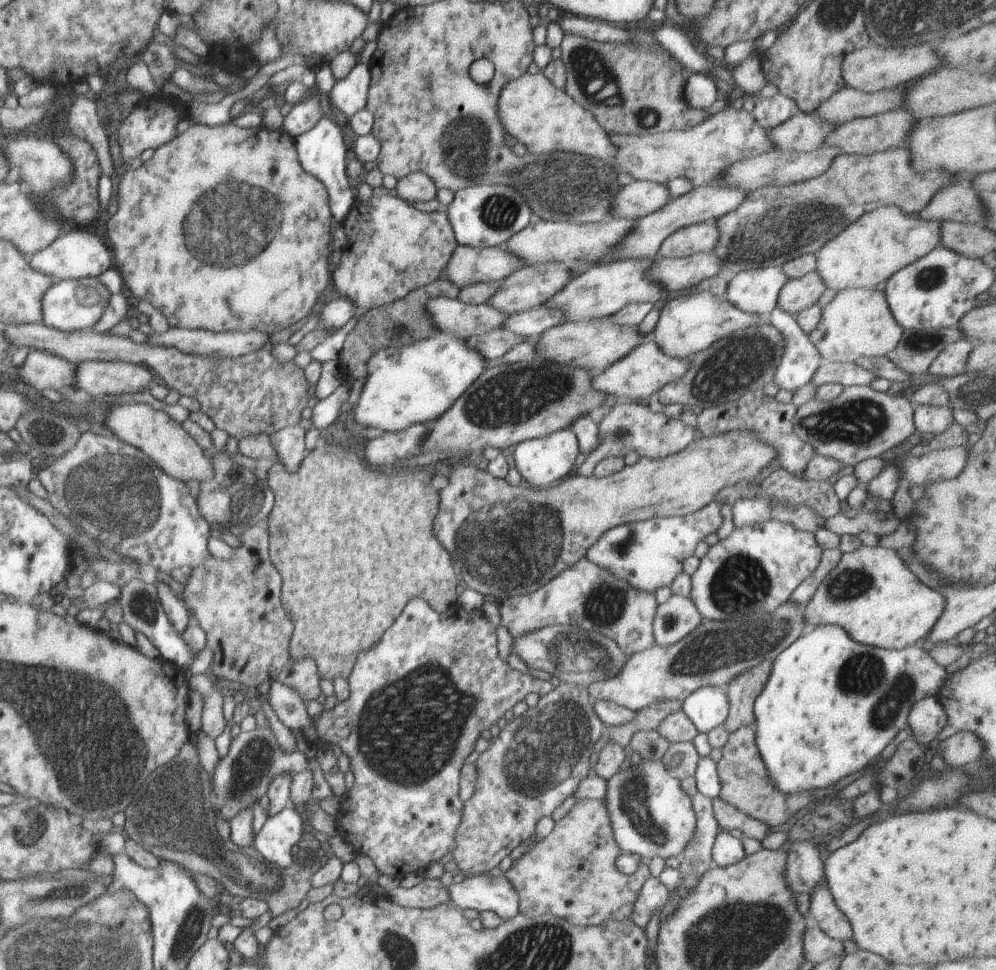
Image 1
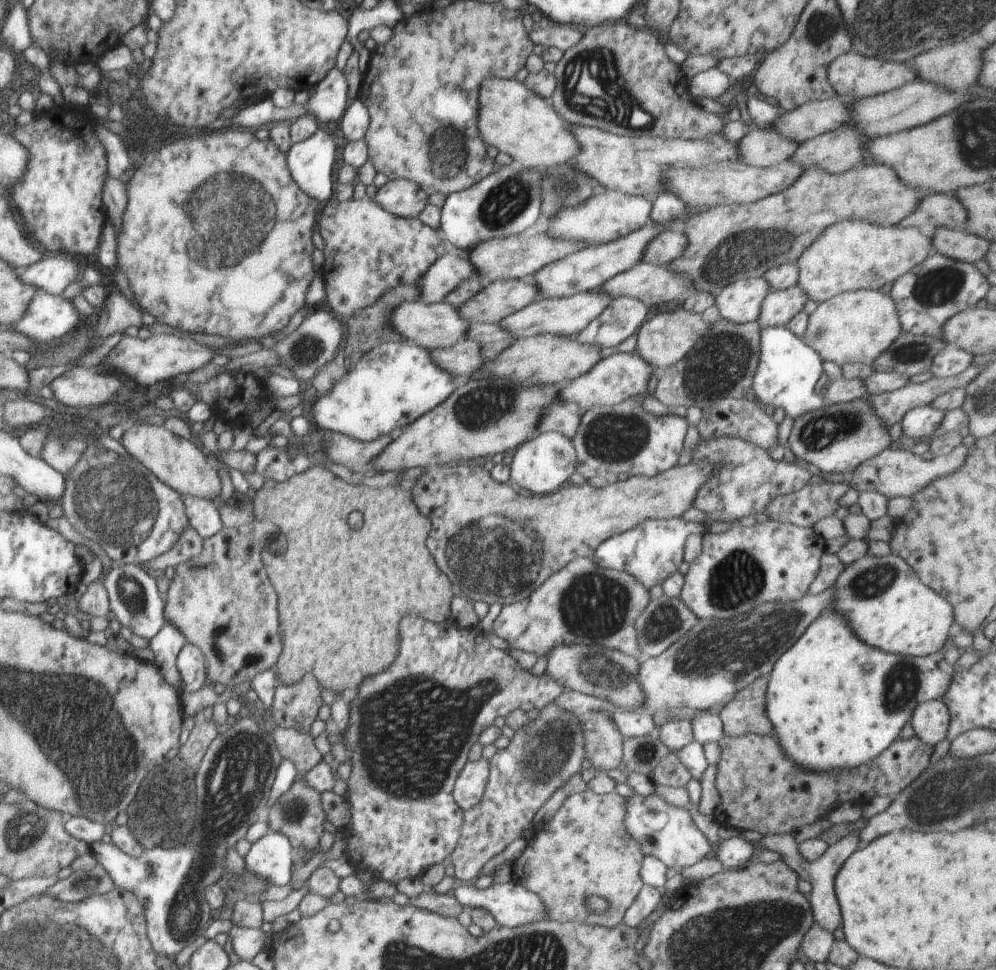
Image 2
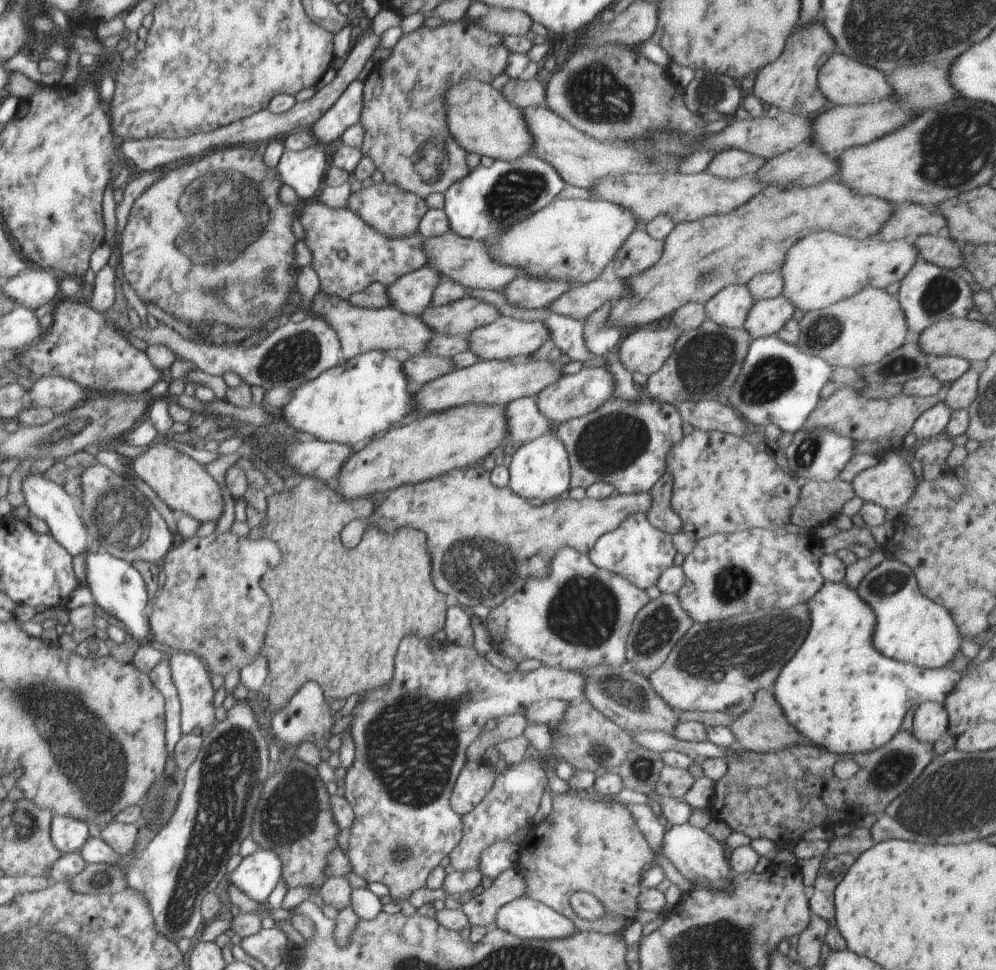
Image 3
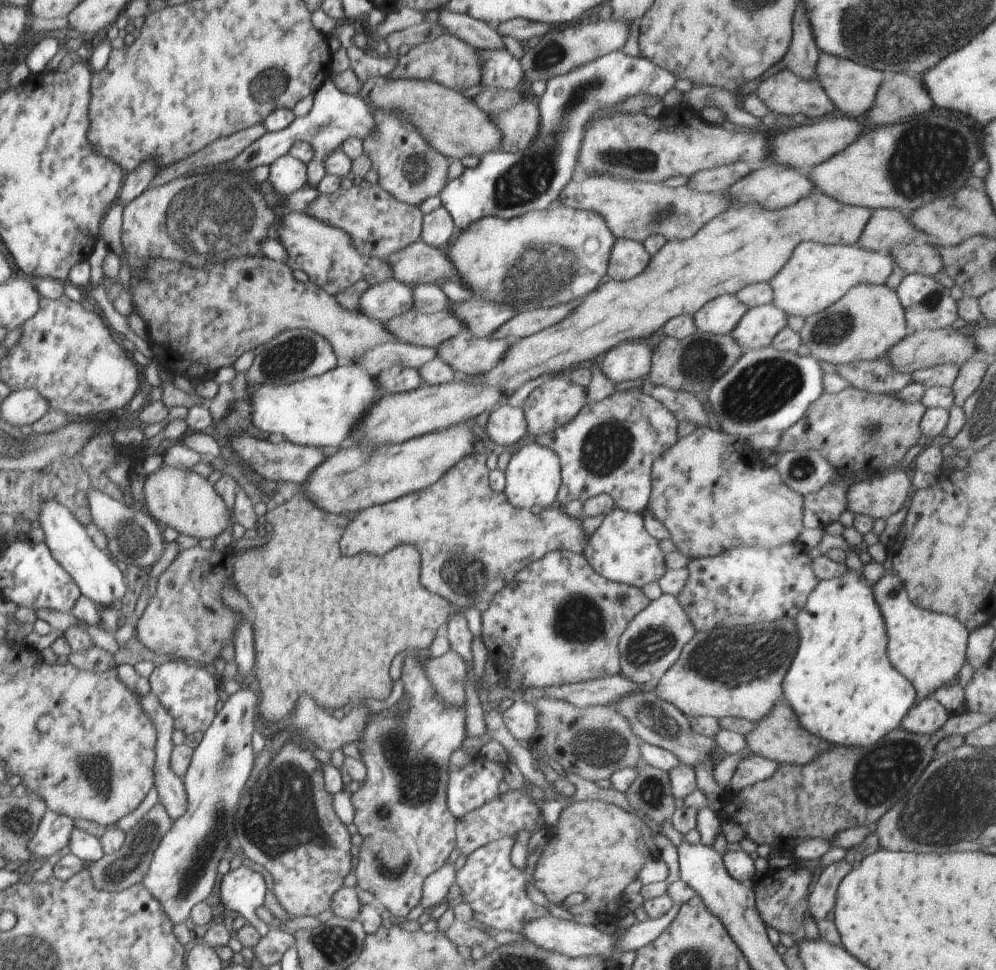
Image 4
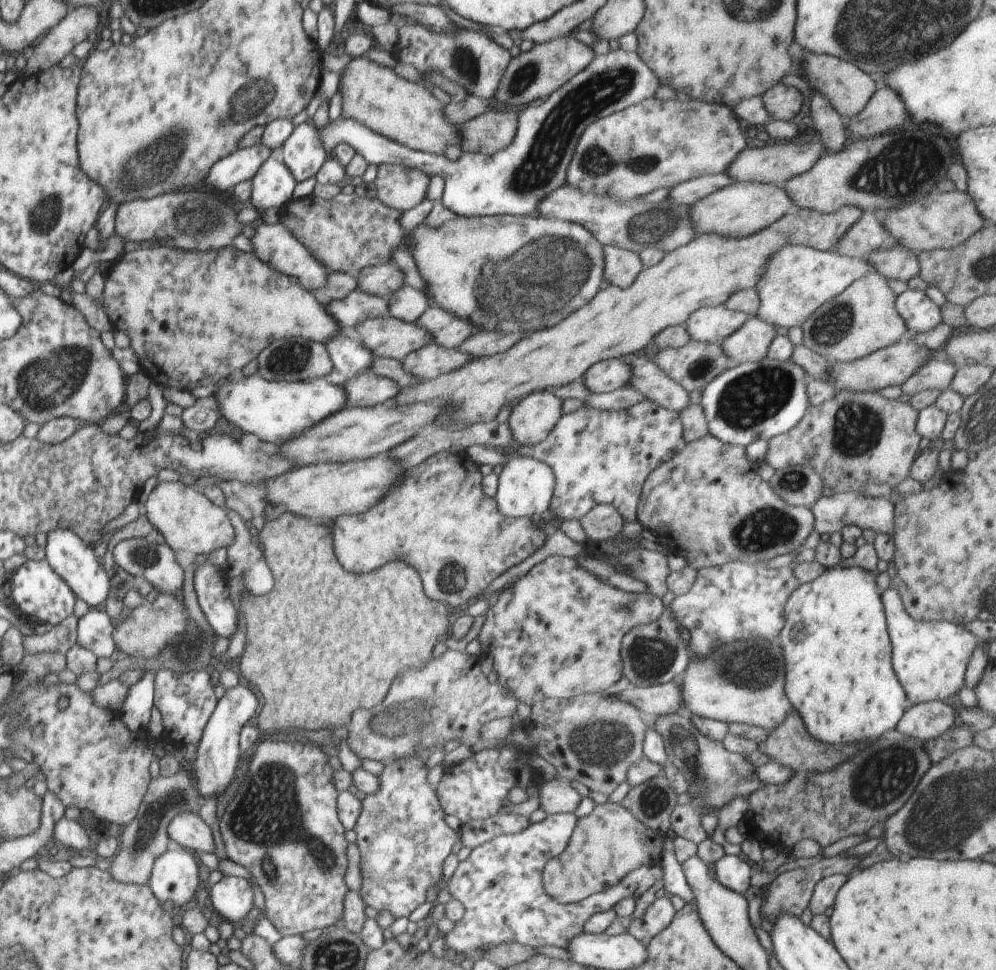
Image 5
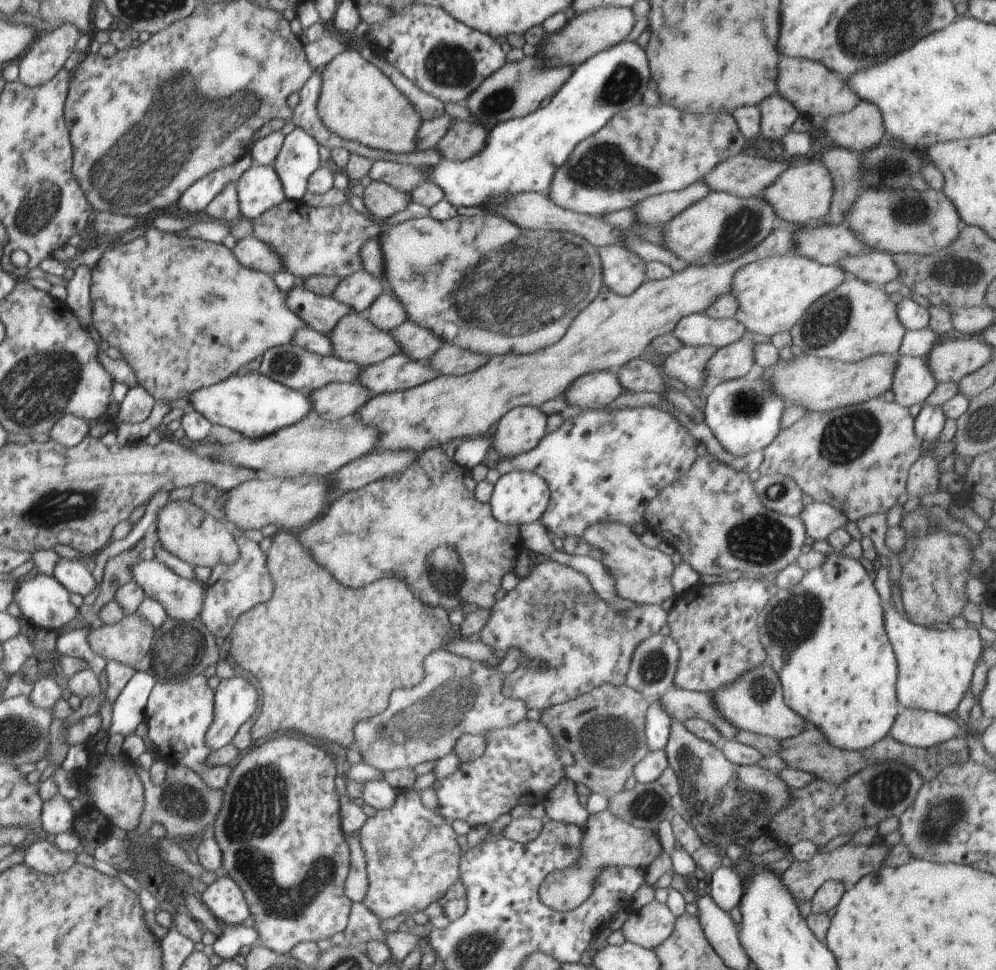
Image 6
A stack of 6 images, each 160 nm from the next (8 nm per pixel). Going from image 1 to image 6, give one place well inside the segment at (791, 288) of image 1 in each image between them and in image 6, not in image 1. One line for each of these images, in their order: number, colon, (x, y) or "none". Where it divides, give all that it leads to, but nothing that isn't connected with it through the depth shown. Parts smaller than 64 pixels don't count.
2: (778, 308)
3: (766, 317)
4: (757, 328)
5: (750, 343)
6: (734, 361)

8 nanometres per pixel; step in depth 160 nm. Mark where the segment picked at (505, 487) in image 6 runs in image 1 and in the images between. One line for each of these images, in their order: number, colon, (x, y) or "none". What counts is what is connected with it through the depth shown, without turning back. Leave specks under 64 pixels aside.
1: (542, 461)
2: (541, 464)
3: (540, 468)
4: (533, 475)
5: (526, 486)

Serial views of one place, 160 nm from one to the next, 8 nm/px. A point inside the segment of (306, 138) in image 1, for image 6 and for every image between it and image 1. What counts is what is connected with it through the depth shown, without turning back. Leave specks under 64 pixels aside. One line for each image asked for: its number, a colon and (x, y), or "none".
2: (311, 162)
3: (304, 170)
4: (286, 175)
5: (273, 186)
6: (259, 189)

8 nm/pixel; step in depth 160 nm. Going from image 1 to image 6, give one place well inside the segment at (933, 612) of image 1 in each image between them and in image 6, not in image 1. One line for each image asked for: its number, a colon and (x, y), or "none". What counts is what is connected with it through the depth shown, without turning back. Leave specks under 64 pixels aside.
2: (883, 599)
3: (911, 628)
4: (929, 649)
5: (929, 658)
6: (935, 665)

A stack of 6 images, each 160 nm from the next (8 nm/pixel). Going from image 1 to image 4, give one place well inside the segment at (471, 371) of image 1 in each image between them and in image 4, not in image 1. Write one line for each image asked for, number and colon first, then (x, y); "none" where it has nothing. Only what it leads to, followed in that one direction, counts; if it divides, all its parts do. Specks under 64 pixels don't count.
2: (393, 384)
3: (349, 403)
4: (321, 411)

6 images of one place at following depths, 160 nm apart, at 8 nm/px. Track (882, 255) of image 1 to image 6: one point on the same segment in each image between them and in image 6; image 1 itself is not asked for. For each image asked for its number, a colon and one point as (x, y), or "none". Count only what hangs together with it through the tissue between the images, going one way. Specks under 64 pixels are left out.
2: (851, 255)
3: (822, 268)
4: (817, 274)
5: (798, 280)
6: (773, 293)

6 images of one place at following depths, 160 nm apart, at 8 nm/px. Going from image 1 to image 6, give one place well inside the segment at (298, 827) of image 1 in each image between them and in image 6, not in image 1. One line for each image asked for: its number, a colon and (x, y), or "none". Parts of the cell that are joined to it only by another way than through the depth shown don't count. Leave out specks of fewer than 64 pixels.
2: (271, 858)
3: (257, 875)
4: (242, 890)
5: (232, 898)
6: (224, 898)

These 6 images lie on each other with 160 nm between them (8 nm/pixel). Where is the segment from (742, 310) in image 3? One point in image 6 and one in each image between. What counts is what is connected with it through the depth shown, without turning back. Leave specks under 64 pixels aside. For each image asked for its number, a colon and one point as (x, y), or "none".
4: (719, 316)
5: (713, 324)
6: (698, 329)

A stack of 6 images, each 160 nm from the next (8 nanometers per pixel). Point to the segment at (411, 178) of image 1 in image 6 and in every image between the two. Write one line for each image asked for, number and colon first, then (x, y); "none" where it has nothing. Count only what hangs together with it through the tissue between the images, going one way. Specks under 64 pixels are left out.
2: (402, 198)
3: (394, 213)
4: (378, 225)
5: (347, 233)
6: (328, 241)

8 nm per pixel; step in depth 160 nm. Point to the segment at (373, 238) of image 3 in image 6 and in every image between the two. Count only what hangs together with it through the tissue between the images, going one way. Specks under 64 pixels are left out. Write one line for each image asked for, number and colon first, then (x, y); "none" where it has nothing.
4: (324, 253)
5: (274, 244)
6: (253, 253)

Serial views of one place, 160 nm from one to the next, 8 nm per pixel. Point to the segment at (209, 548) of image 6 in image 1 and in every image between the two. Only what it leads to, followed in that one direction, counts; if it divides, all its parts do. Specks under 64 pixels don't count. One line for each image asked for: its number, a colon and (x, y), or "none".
1: (160, 438)
2: (176, 461)
3: (185, 486)
4: (179, 498)
5: (184, 516)

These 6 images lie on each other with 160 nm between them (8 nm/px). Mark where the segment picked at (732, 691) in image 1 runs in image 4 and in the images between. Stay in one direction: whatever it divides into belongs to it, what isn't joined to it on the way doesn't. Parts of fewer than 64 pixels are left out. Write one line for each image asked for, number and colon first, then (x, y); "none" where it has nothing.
2: (747, 714)
3: (763, 728)
4: (779, 736)

